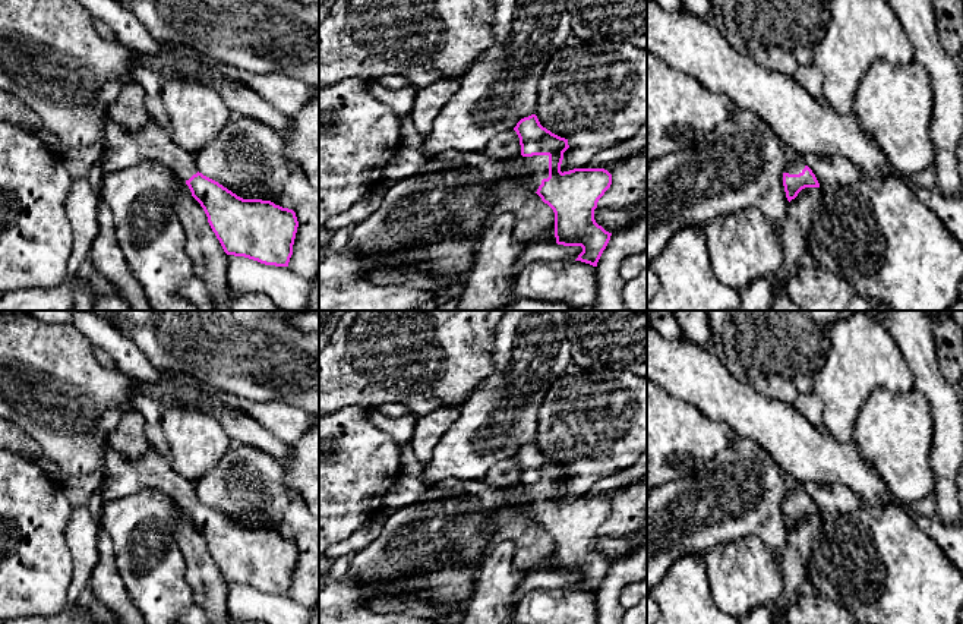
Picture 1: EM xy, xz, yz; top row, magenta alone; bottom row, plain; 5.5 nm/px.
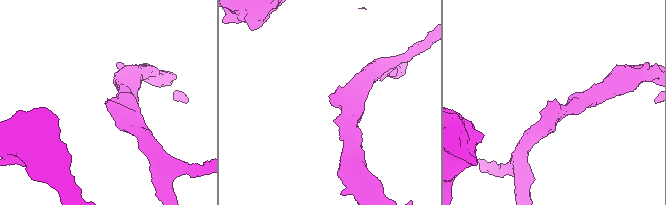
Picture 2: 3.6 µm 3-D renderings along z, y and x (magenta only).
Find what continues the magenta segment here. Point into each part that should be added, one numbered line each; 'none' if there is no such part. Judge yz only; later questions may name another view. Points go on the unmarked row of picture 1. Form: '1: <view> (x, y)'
1: yz (795, 494)

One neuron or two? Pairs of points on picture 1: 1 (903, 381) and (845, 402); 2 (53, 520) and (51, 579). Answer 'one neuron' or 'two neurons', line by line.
1: one neuron
2: one neuron

